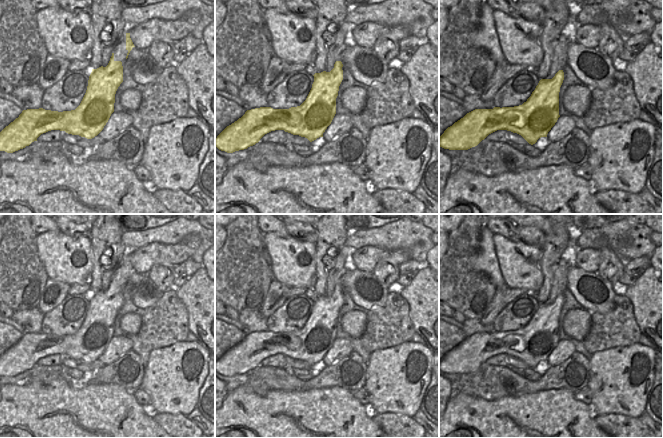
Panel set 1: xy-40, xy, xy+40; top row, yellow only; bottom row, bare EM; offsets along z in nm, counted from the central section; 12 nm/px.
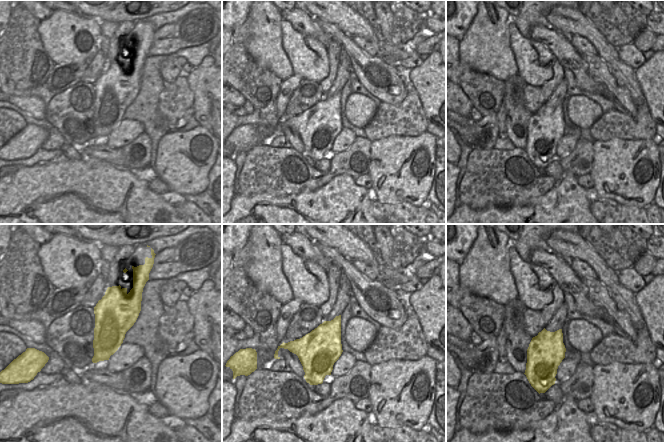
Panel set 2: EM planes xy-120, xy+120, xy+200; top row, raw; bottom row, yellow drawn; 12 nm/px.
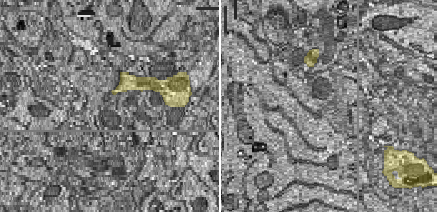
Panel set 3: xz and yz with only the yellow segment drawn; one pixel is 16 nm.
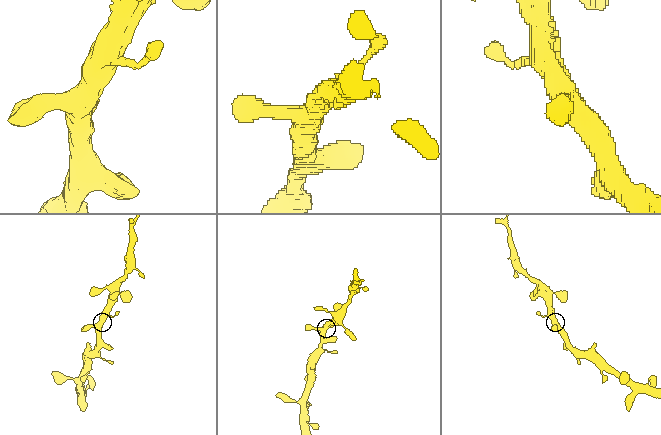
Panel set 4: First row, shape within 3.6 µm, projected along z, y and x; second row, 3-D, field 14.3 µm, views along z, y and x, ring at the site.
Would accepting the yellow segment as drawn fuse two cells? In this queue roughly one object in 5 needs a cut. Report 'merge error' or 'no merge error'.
no merge error

